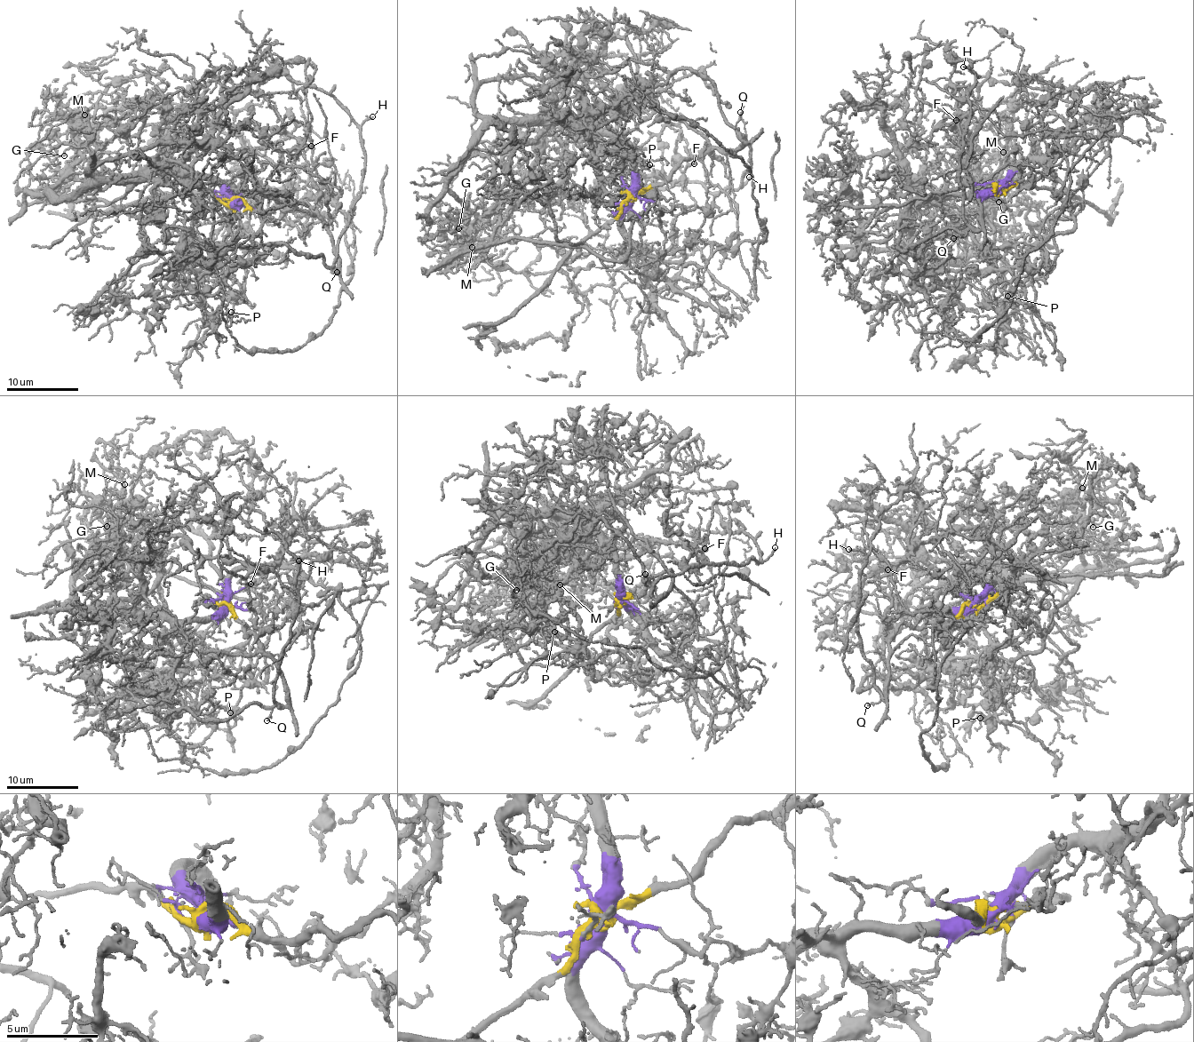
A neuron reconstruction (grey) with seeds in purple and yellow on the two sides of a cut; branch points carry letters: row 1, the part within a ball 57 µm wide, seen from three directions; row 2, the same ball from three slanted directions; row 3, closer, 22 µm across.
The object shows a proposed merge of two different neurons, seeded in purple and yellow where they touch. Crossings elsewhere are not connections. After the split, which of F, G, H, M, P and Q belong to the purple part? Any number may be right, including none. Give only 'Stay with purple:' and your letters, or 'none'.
Stay with purple: F, G, M, P

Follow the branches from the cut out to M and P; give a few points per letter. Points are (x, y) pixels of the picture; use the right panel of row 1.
M: (999, 189), (934, 196), (912, 211), (935, 201), (967, 210), (988, 203), (996, 174), (1007, 163), (1003, 151)
P: (999, 189), (947, 194), (941, 205), (986, 254), (987, 263), (1013, 272), (1003, 298), (1011, 301), (1006, 296)

